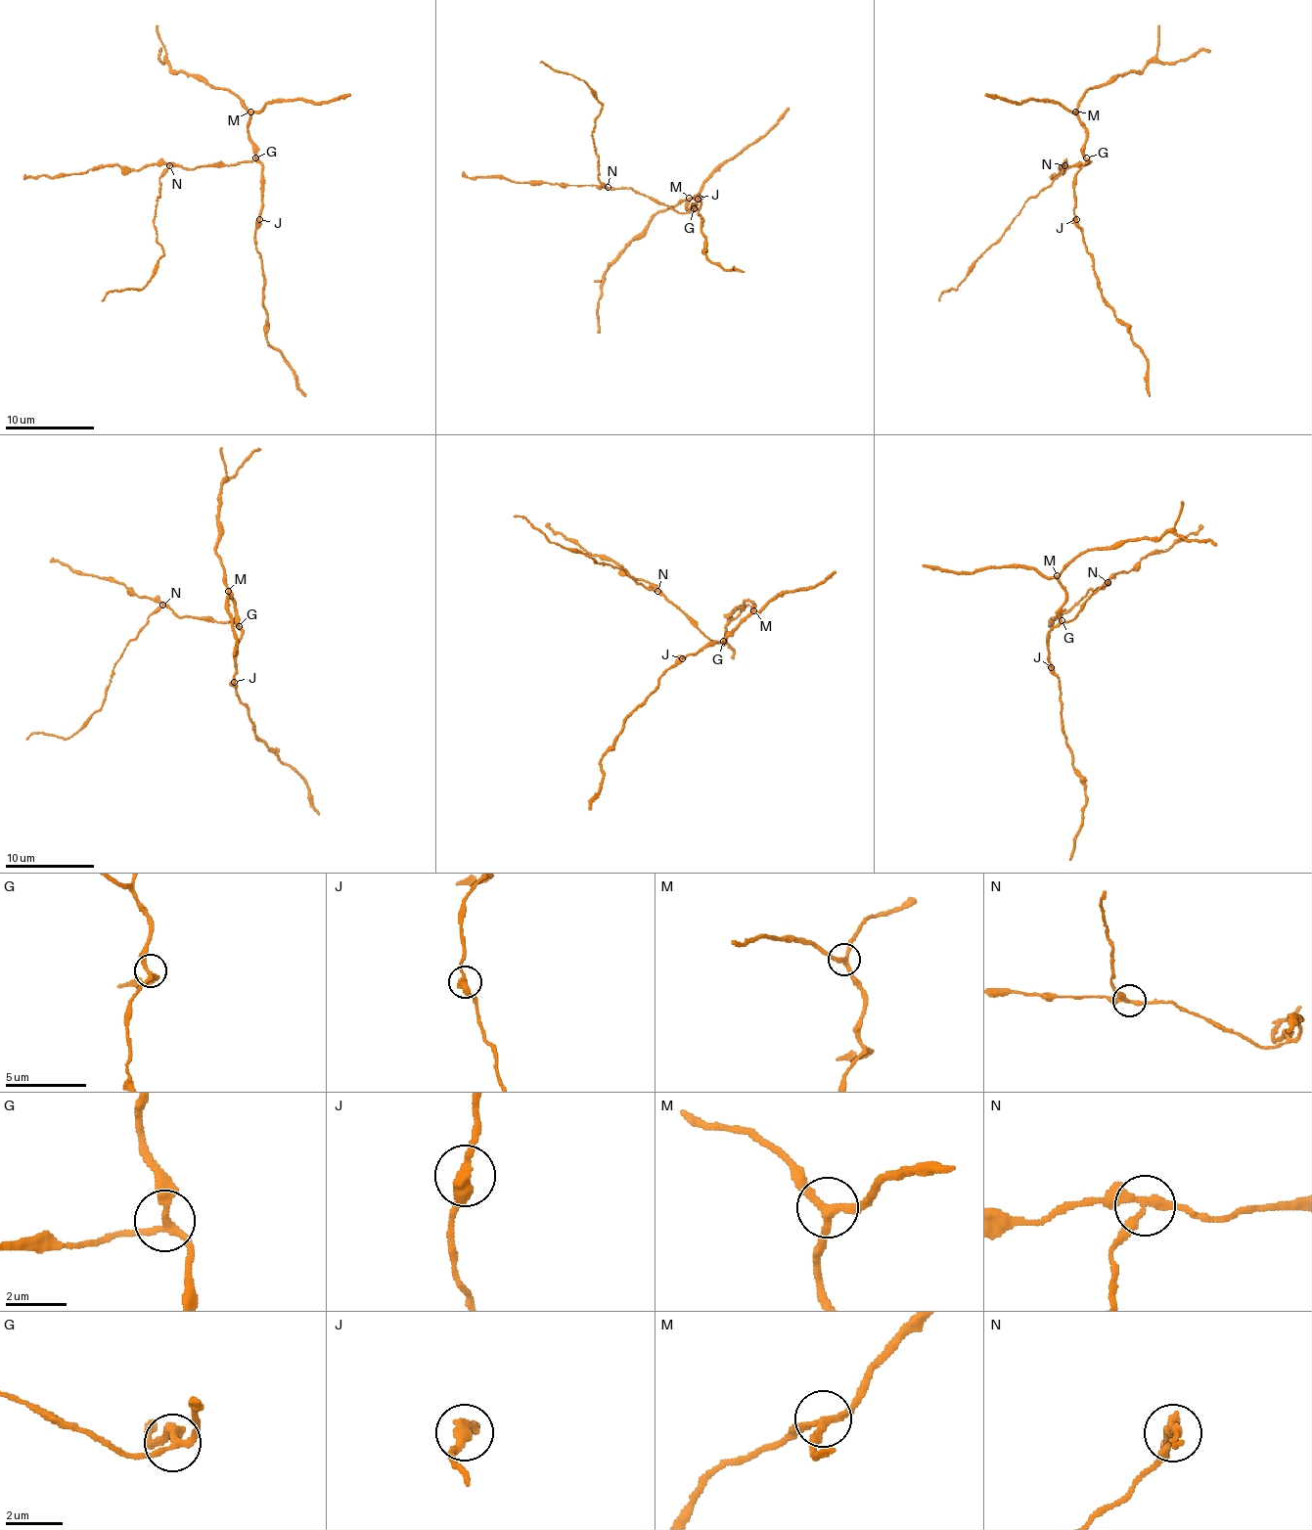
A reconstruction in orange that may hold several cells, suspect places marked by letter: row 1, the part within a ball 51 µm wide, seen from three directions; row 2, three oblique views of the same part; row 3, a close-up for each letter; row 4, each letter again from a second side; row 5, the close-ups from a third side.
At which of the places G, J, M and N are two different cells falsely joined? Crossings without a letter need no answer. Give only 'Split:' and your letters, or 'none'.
Split: N

